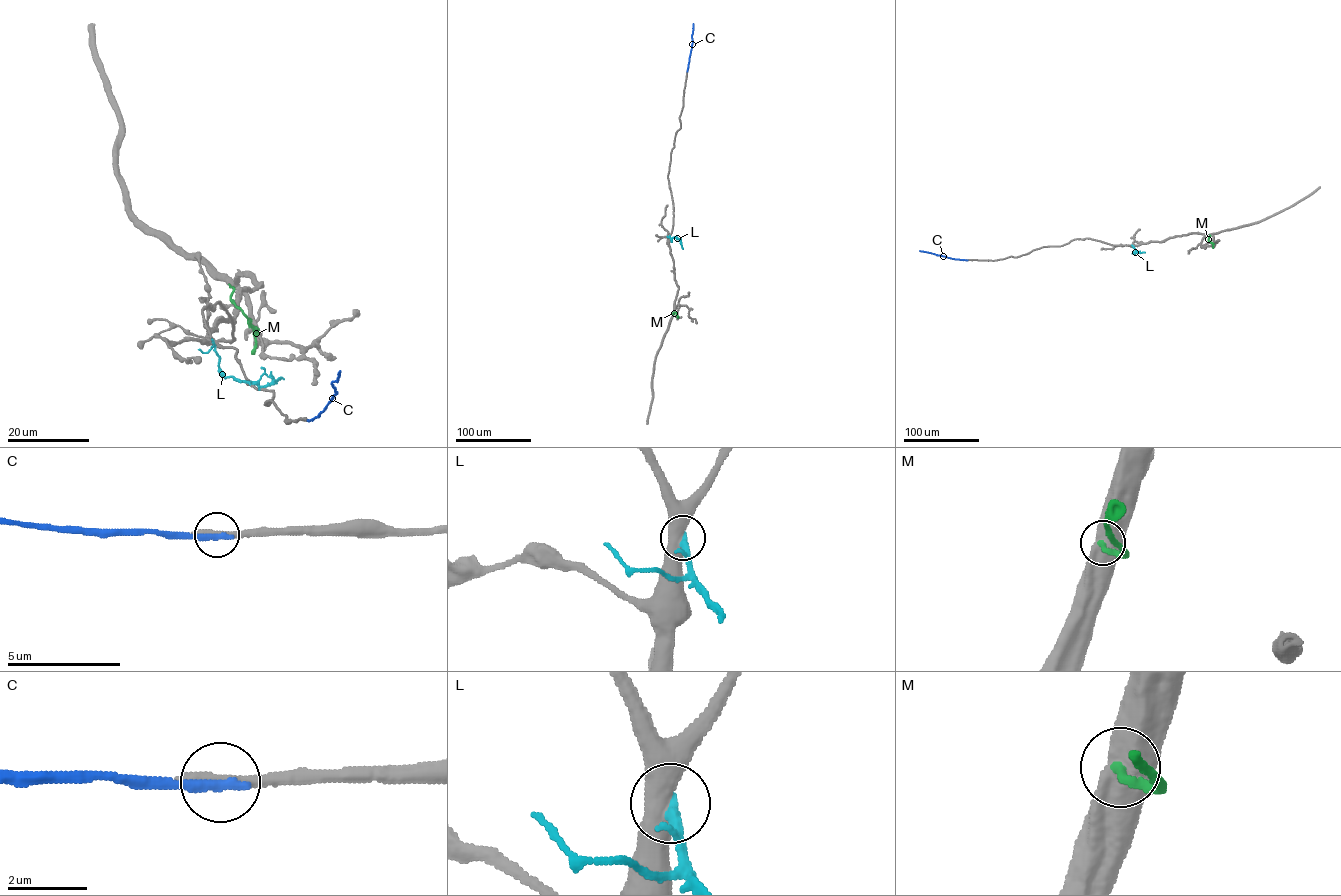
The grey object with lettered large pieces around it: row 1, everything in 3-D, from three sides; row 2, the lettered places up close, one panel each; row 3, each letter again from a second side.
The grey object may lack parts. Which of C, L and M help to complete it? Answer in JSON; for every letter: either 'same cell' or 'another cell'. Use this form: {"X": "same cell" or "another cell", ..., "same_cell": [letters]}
{"C": "another cell", "L": "another cell", "M": "another cell", "same_cell": []}

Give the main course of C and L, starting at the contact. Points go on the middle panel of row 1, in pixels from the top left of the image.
C: (687, 71), (693, 23)
L: (670, 236), (671, 239), (680, 239), (683, 249)

